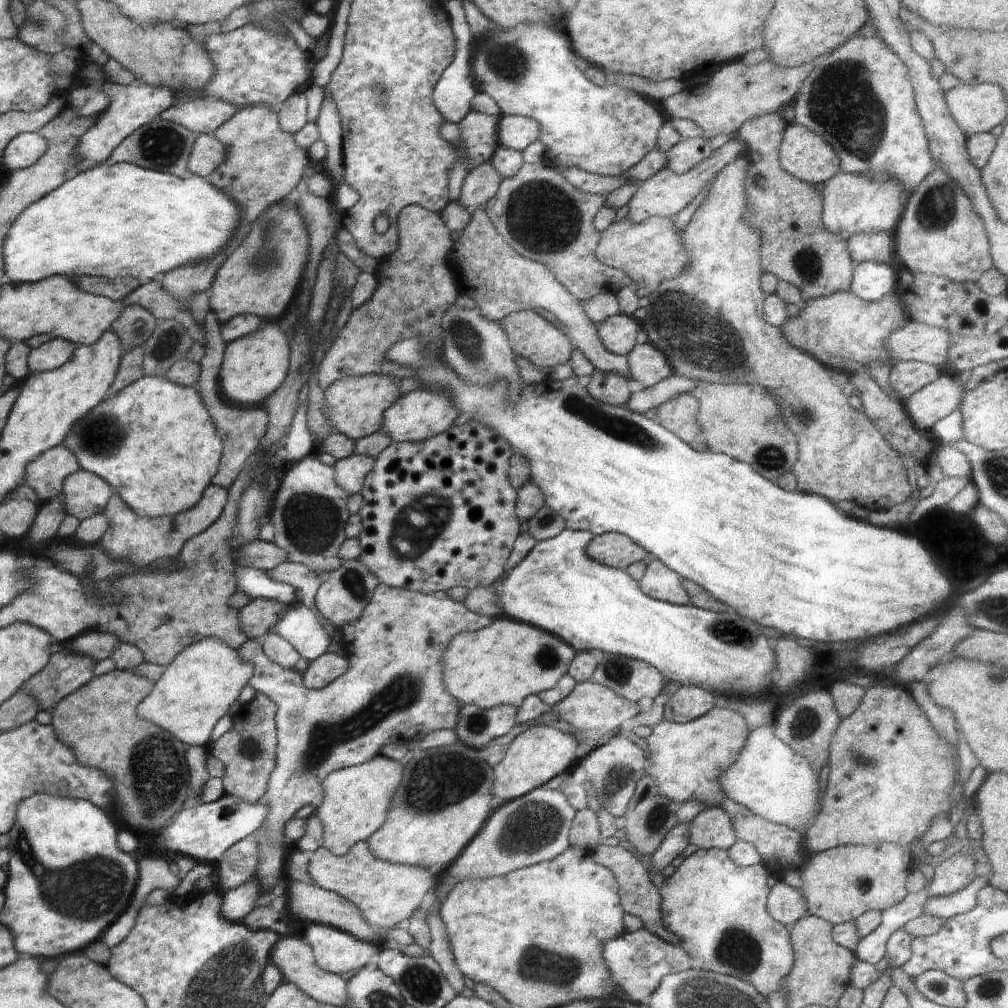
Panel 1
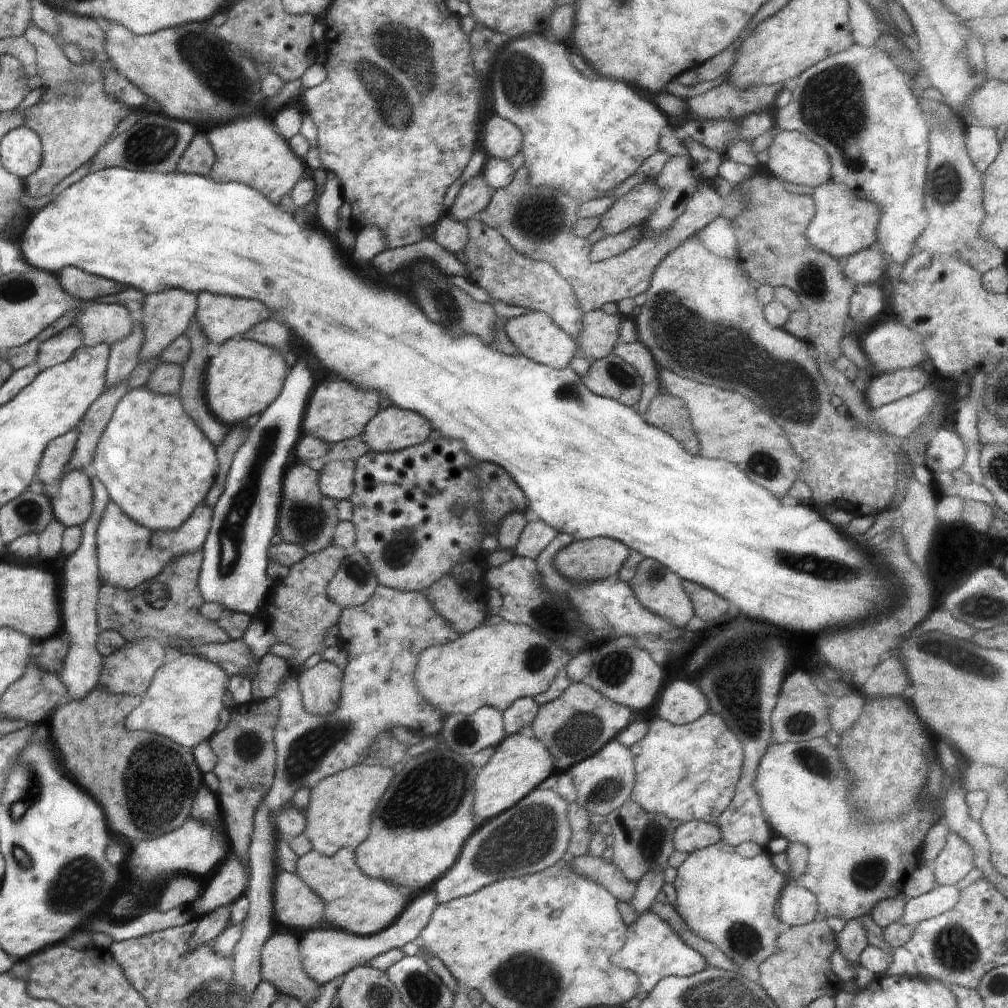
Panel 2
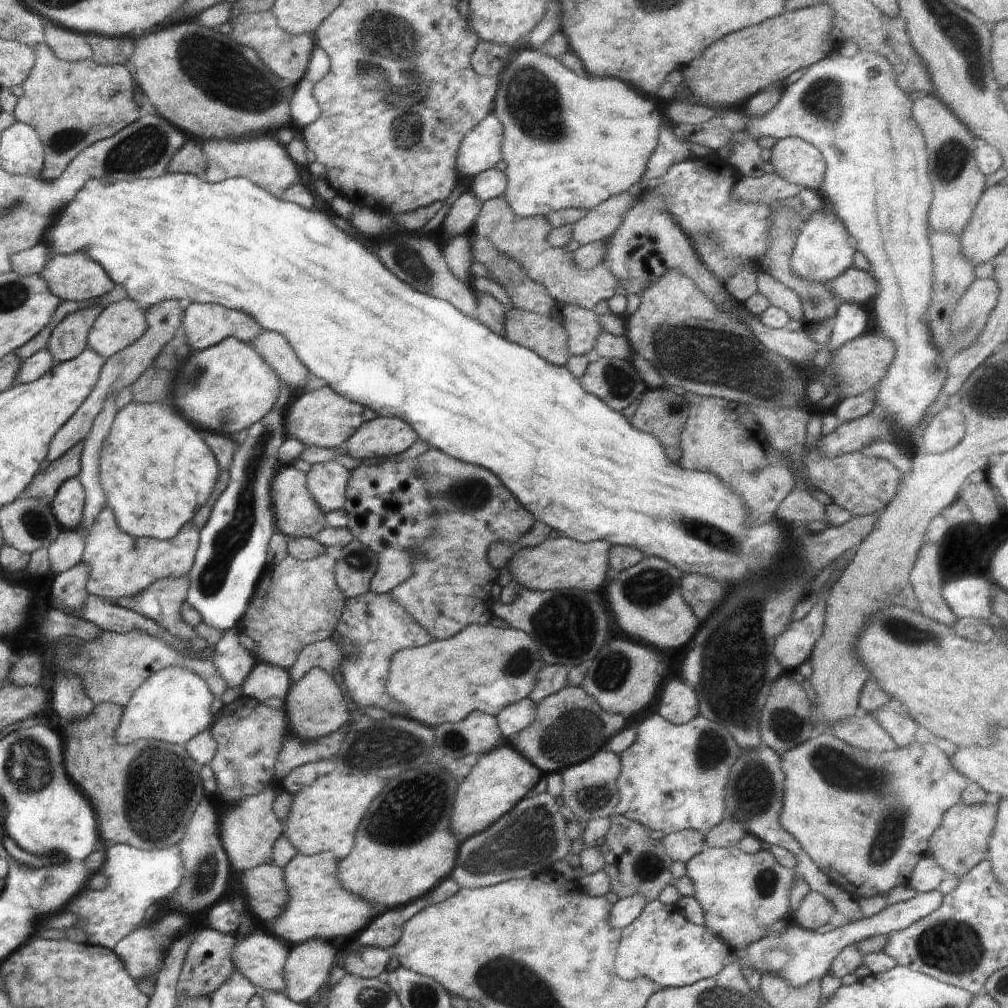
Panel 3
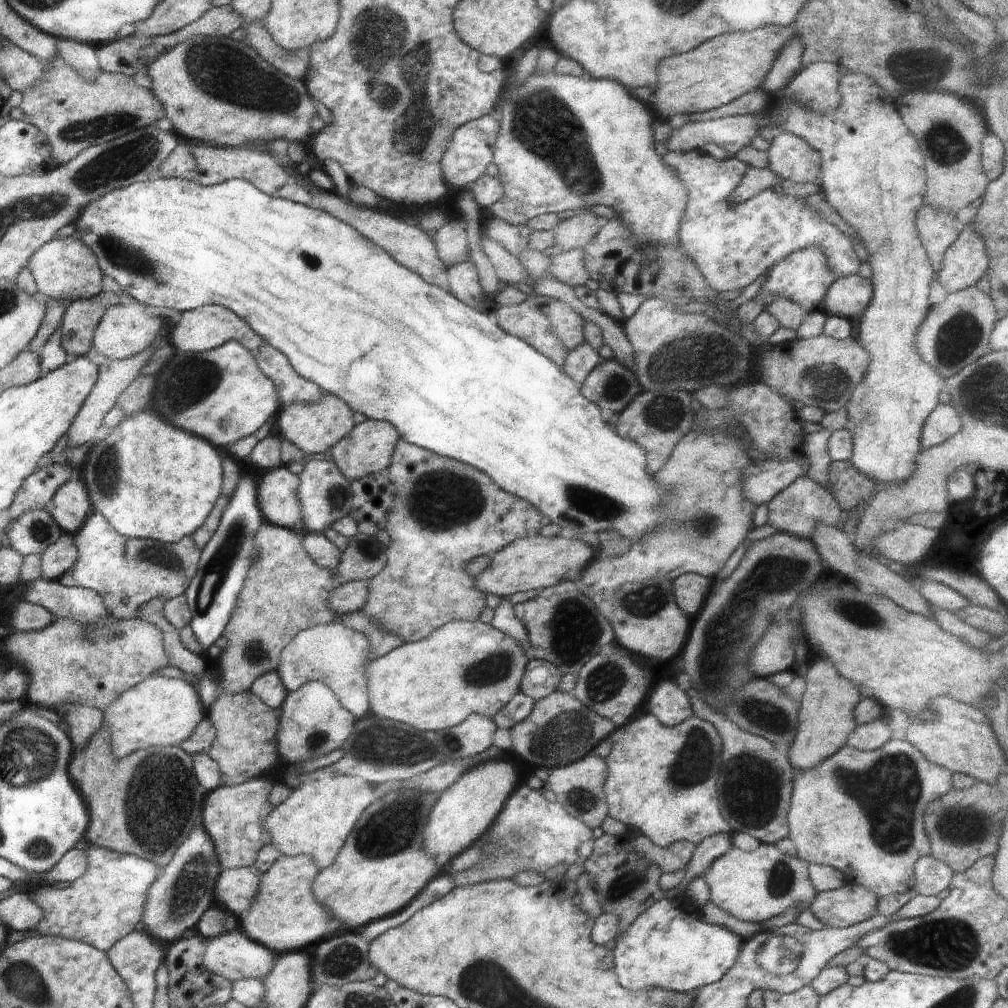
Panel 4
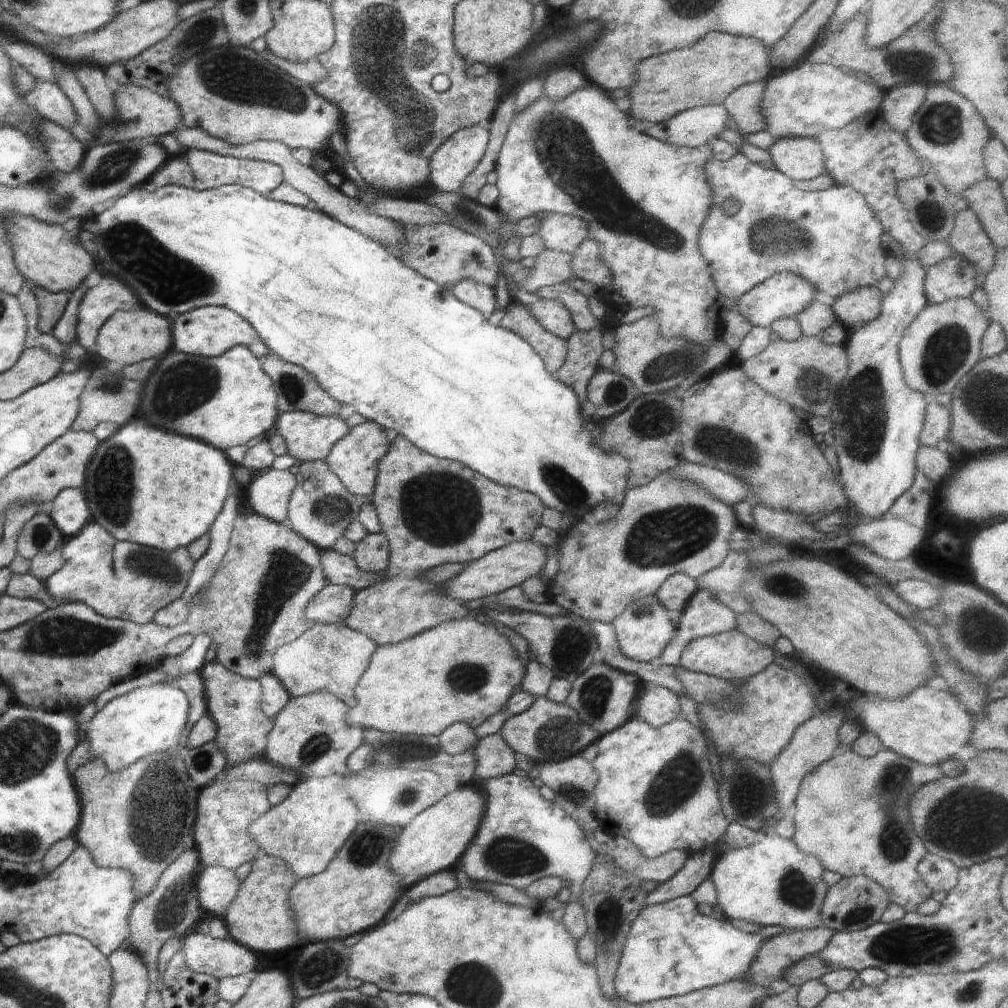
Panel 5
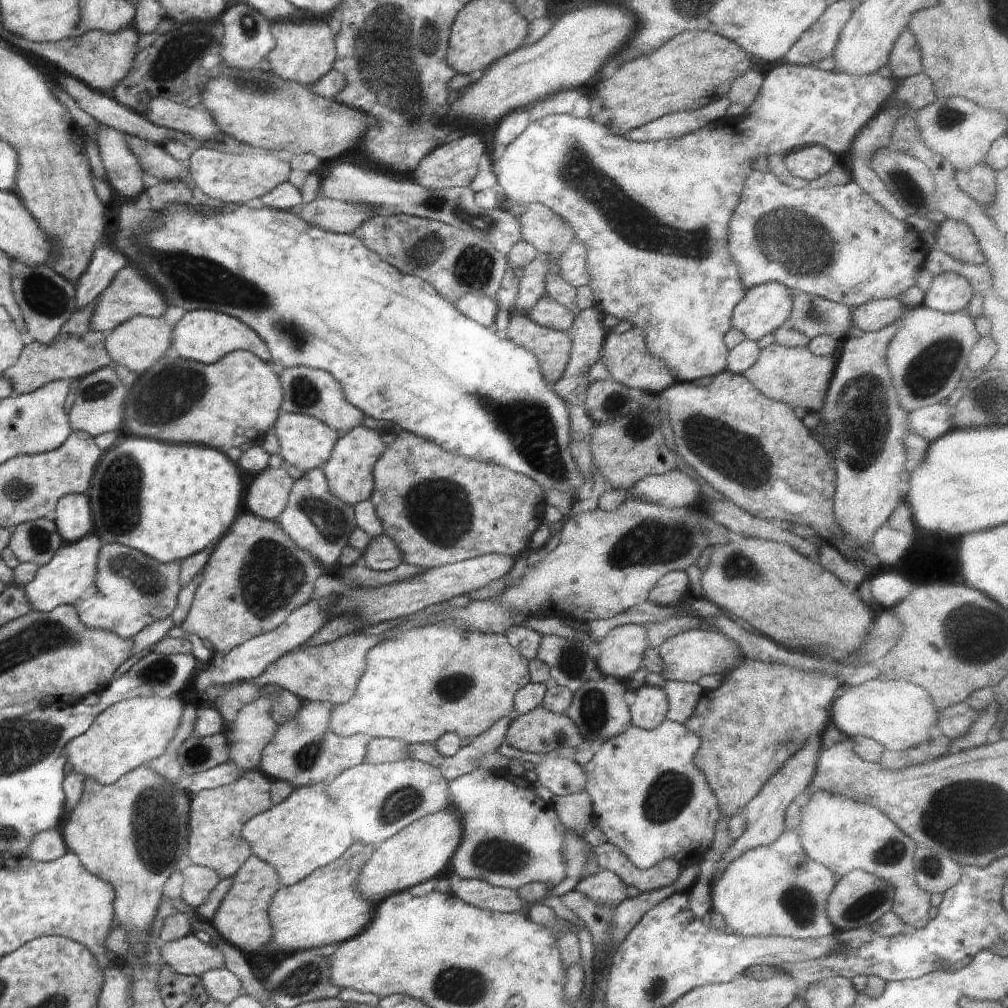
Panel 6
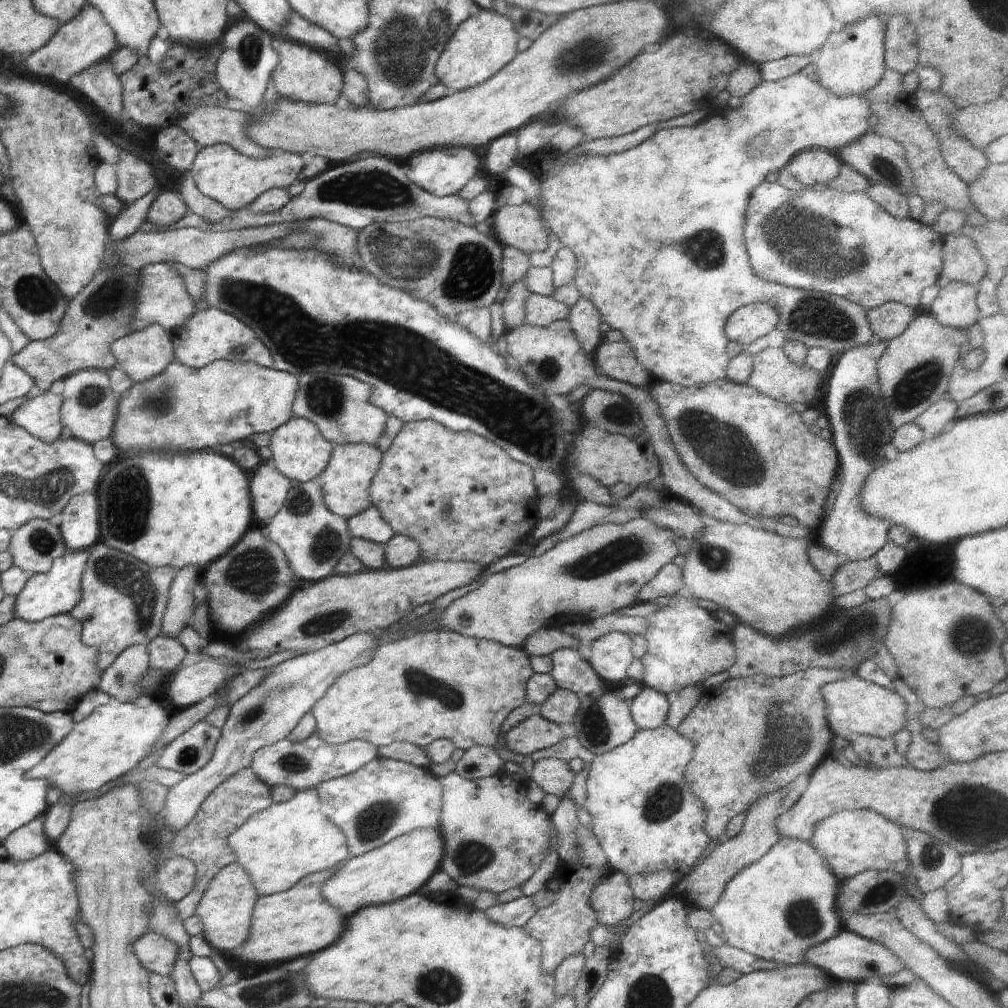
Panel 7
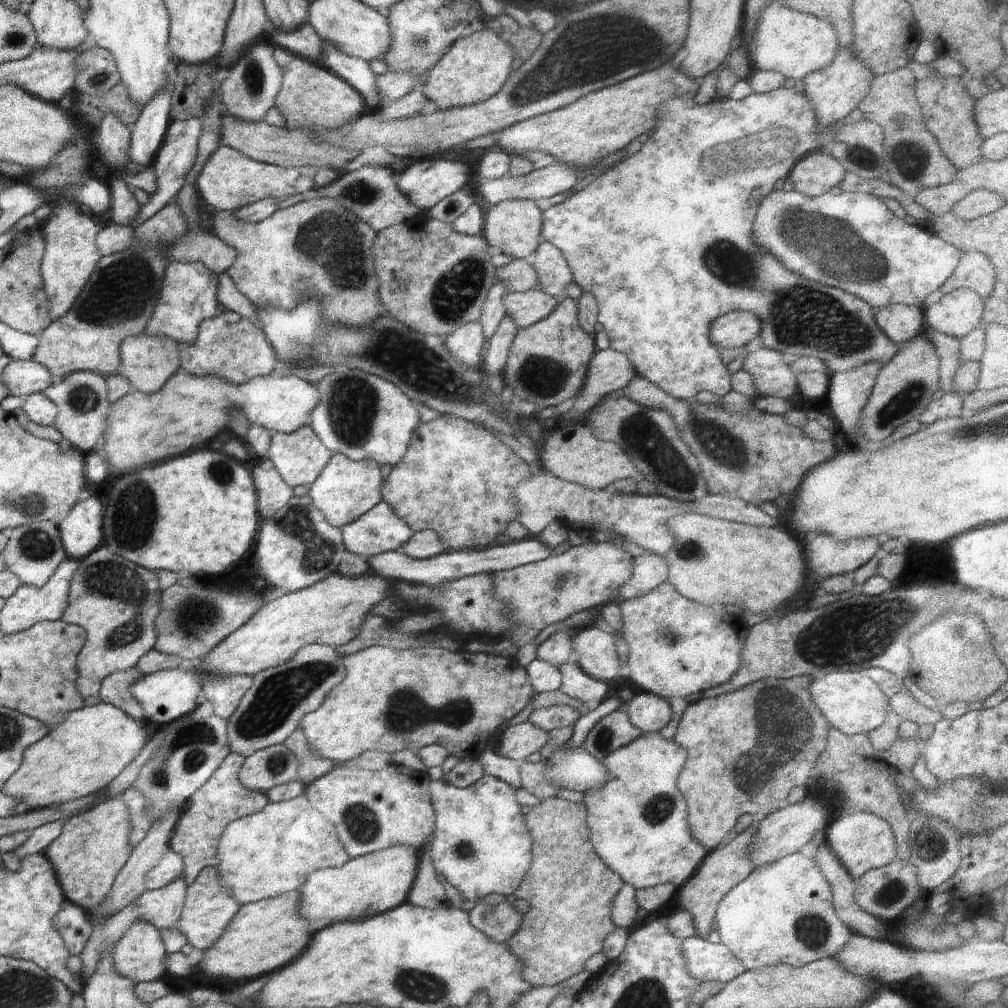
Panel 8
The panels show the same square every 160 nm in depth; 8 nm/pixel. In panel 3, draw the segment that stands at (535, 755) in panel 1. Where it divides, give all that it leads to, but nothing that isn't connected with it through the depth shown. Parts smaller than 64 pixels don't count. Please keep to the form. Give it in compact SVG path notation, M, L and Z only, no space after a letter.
M502 746L484 752L457 788L450 824L453 833L462 842L469 836L487 829L526 797L543 773L516 748Z

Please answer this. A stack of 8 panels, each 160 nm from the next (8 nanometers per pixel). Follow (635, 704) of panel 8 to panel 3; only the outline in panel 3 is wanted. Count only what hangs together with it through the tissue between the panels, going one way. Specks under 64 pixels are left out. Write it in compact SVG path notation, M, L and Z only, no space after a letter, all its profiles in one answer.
M674 679L667 684L663 692L658 714L671 723L686 724L699 714L698 703L698 697L692 686Z

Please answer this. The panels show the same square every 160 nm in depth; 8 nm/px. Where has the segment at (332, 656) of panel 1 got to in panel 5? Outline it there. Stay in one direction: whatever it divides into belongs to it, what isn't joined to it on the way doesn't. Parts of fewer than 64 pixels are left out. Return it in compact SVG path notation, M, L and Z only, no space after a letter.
M316 691L312 694L291 697L289 703L275 716L272 730L267 736L267 745L262 759L270 761L279 767L293 770L300 775L310 777L326 777L331 774L346 774L348 772L348 756L364 742L364 730L344 722L348 706L336 696L326 691Z

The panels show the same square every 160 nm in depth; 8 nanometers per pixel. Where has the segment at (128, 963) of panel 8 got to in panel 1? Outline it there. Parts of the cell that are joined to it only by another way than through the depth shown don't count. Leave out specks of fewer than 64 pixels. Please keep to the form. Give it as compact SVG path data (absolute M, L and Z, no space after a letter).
M290 936L280 937L271 950L270 962L275 963L283 974L283 980L294 983L301 991L309 994L312 999L325 1005L350 1005L347 994L347 982L341 975L325 971L315 963L313 950L304 939Z

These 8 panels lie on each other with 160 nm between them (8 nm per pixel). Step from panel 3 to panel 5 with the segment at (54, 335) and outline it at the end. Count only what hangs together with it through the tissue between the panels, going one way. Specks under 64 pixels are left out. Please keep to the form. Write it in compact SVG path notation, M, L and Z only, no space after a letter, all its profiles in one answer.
M103 274L99 284L87 288L84 291L82 300L77 308L77 323L76 323L76 342L85 348L86 352L96 352L98 334L101 328L104 327L107 320L119 310L132 310L134 307L142 306L142 301L139 300L138 294L122 282L120 279Z

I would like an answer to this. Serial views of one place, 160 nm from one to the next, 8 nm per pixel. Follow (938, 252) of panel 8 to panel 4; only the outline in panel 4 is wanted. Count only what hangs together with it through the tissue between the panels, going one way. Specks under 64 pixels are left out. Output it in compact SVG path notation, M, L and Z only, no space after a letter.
M692 149L686 152L668 150L661 159L675 173L687 192L687 204L681 216L679 230L680 247L697 264L697 269L704 275L709 288L718 294L730 291L740 292L771 268L778 258L784 258L808 247L820 247L821 251L825 252L828 266L837 278L858 273L861 261L858 260L852 248L850 236L840 231L835 225L824 221L802 202L802 198L784 195L777 188L778 190L768 189L738 204L727 203L726 198L734 192L747 171L747 164L735 156L727 160L719 160L703 150Z

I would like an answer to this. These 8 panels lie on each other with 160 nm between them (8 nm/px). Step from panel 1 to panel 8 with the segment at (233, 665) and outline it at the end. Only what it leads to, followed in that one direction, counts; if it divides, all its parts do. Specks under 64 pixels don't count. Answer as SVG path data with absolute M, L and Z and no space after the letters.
M102 702L92 707L84 707L79 711L72 711L57 727L54 727L40 744L34 744L24 758L24 768L8 780L8 794L20 796L30 808L44 808L44 806L58 806L68 800L76 800L81 796L96 793L96 790L106 788L144 748L148 735L142 720L133 719L127 712L108 702Z

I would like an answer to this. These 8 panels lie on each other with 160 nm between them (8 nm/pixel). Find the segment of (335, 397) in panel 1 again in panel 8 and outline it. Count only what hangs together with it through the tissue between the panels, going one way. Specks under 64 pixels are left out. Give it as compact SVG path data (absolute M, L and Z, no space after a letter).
M306 423L291 433L276 433L271 435L270 448L267 458L272 460L275 469L280 473L284 482L294 488L295 486L310 485L320 476L333 454L320 442L312 427Z

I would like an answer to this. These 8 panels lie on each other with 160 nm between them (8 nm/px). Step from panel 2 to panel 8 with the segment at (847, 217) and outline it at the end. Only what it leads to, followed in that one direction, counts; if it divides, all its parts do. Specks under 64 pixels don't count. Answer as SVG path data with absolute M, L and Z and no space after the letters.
M732 311L714 320L710 340L720 349L741 351L752 338L761 334L760 319L753 312Z

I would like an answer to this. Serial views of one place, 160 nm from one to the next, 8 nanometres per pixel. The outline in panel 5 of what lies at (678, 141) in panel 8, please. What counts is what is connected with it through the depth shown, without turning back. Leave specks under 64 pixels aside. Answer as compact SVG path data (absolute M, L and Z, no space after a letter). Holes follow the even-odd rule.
M805 61L802 66L794 66L778 76L766 80L765 91L761 100L761 113L765 120L765 130L776 139L782 137L808 137L815 138L822 131L835 131L867 115L870 111L878 110L886 90L881 89L871 80L866 82L858 76L844 74L838 67L826 63L811 63ZM588 84L588 86L577 88L577 90L578 92L570 92L557 101L541 96L530 106L515 114L506 137L503 139L495 166L498 175L495 185L499 190L496 209L504 213L511 223L513 221L518 222L526 217L536 217L536 214L546 211L582 218L589 226L589 230L593 234L592 238L601 244L601 262L611 272L611 284L608 287L600 288L598 293L603 304L607 308L624 311L634 309L636 306L652 306L652 308L658 310L658 322L662 322L662 336L666 336L666 338L672 338L672 336L688 338L688 341L700 343L701 347L709 348L711 341L718 338L717 335L720 334L723 317L734 308L734 302L718 292L715 281L711 277L709 264L698 252L699 230L703 226L703 220L713 203L713 188L710 188L707 176L703 171L703 164L707 163L708 159L713 158L711 151L713 142L703 144L700 148L695 149L666 144L650 135L646 136L642 132L632 130L631 124L628 124L628 116L614 106L614 102L606 96L606 92L602 88ZM814 299L796 316L796 320L804 337L816 337L820 336L825 328L831 327L837 316L830 305Z

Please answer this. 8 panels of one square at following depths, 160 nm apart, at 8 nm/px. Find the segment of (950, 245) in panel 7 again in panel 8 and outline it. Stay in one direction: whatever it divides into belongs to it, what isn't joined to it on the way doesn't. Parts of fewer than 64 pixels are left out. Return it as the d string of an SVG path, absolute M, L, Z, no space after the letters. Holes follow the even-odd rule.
M961 251L958 266L940 285L938 292L944 296L956 289L973 290L983 300L988 298L995 287L995 270L991 260L980 251ZM896 303L879 308L874 316L882 332L898 346L926 329L923 308Z

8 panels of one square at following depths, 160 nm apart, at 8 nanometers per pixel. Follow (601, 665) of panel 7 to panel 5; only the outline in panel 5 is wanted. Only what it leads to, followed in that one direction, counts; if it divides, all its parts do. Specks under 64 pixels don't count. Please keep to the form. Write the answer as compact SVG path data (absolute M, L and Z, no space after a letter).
M655 594L634 599L612 622L621 653L640 662L655 662L675 637L676 616L672 614Z

